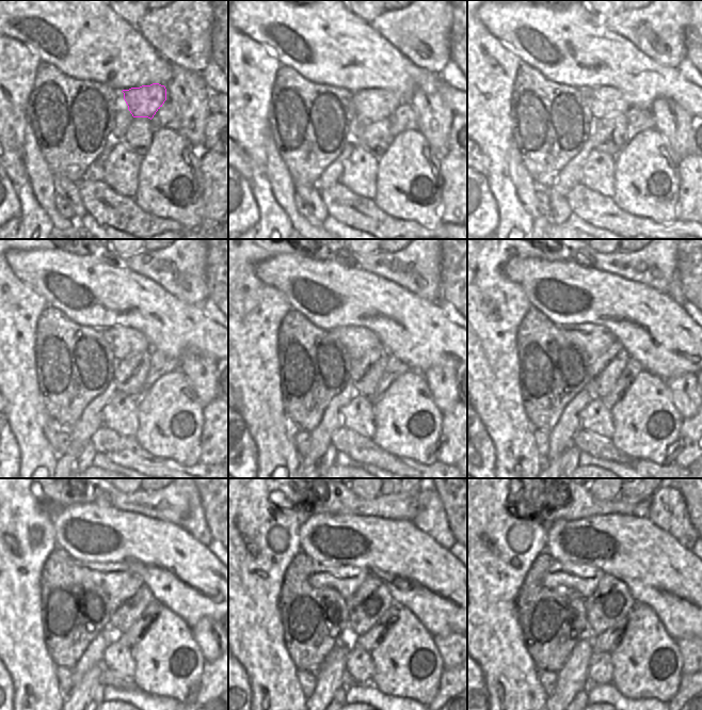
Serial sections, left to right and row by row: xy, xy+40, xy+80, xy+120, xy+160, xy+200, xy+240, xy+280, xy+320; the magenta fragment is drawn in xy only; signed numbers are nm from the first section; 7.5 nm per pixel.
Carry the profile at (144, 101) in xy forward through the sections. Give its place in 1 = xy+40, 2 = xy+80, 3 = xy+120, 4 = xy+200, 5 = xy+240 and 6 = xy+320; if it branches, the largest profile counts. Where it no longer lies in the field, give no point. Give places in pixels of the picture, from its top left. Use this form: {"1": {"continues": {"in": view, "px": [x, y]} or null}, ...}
{"1": {"continues": {"in": "xy+40", "px": [375, 104]}}, "2": {"continues": {"in": "xy+80", "px": [604, 101]}}, "3": {"continues": {"in": "xy+120", "px": [124, 341]}}, "4": {"continues": {"in": "xy+200", "px": [593, 338]}}, "5": {"continues": {"in": "xy+240", "px": [110, 578]}}, "6": {"continues": {"in": "xy+320", "px": [581, 579]}}}

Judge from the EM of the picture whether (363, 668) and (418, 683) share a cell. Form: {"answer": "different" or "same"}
{"answer": "different"}

